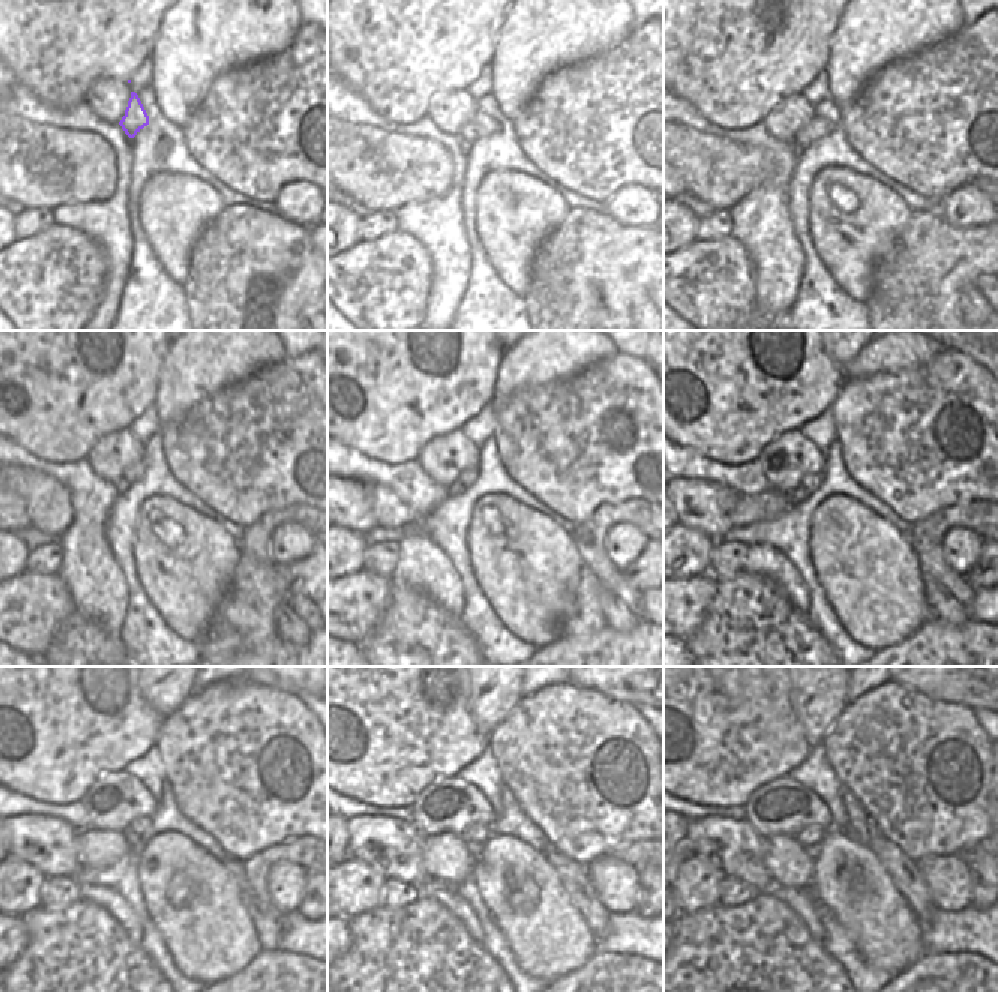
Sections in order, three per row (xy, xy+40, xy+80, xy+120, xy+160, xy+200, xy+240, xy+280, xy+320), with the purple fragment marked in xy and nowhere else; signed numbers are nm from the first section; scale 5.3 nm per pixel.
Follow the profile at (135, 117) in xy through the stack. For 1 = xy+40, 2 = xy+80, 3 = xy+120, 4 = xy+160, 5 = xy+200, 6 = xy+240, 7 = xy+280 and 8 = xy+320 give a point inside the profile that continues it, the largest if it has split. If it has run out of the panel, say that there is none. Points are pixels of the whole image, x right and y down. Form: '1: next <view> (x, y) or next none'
1: next xy+40 (480, 126)
2: next xy+80 (817, 128)
3: next xy+120 (129, 476)
4: next xy+160 (468, 476)
5: next xy+200 (811, 482)
6: next xy+240 (134, 832)
7: next xy+280 (477, 833)
8: next xy+320 (814, 835)

